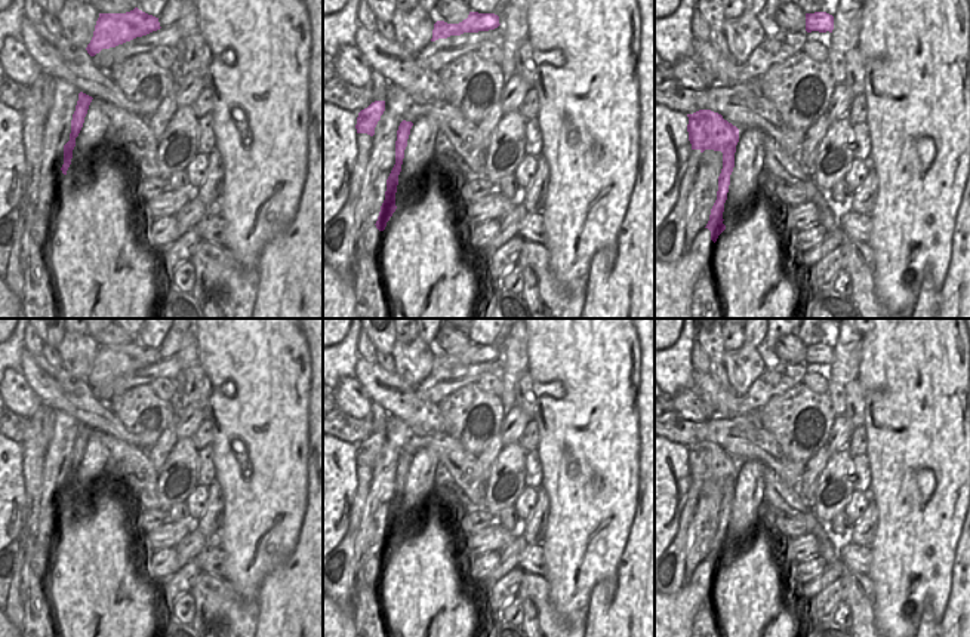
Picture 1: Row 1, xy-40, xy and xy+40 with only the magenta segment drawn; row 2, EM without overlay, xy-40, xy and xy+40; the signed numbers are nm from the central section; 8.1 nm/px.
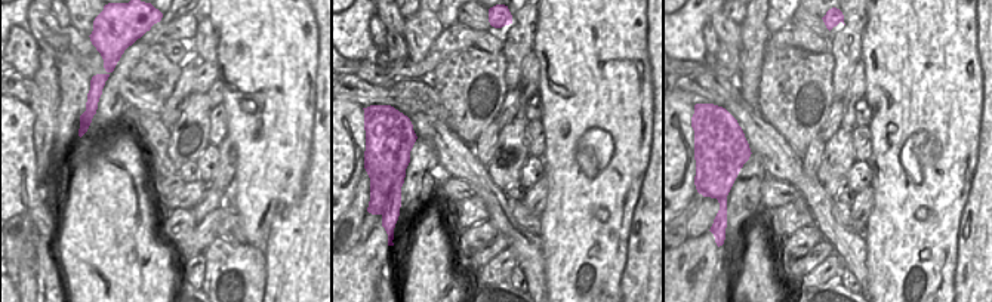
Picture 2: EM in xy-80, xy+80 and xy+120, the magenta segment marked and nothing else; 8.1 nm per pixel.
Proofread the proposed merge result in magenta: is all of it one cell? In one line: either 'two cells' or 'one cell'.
one cell

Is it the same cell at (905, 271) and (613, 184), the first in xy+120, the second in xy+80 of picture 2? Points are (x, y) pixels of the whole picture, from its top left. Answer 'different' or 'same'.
same

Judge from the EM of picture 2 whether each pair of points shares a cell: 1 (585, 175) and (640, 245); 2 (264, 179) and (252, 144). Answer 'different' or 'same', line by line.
1: different
2: same

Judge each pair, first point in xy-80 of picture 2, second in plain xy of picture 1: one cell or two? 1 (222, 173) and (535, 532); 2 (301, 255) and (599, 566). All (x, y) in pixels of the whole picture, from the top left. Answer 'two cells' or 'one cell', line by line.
1: one cell
2: two cells

